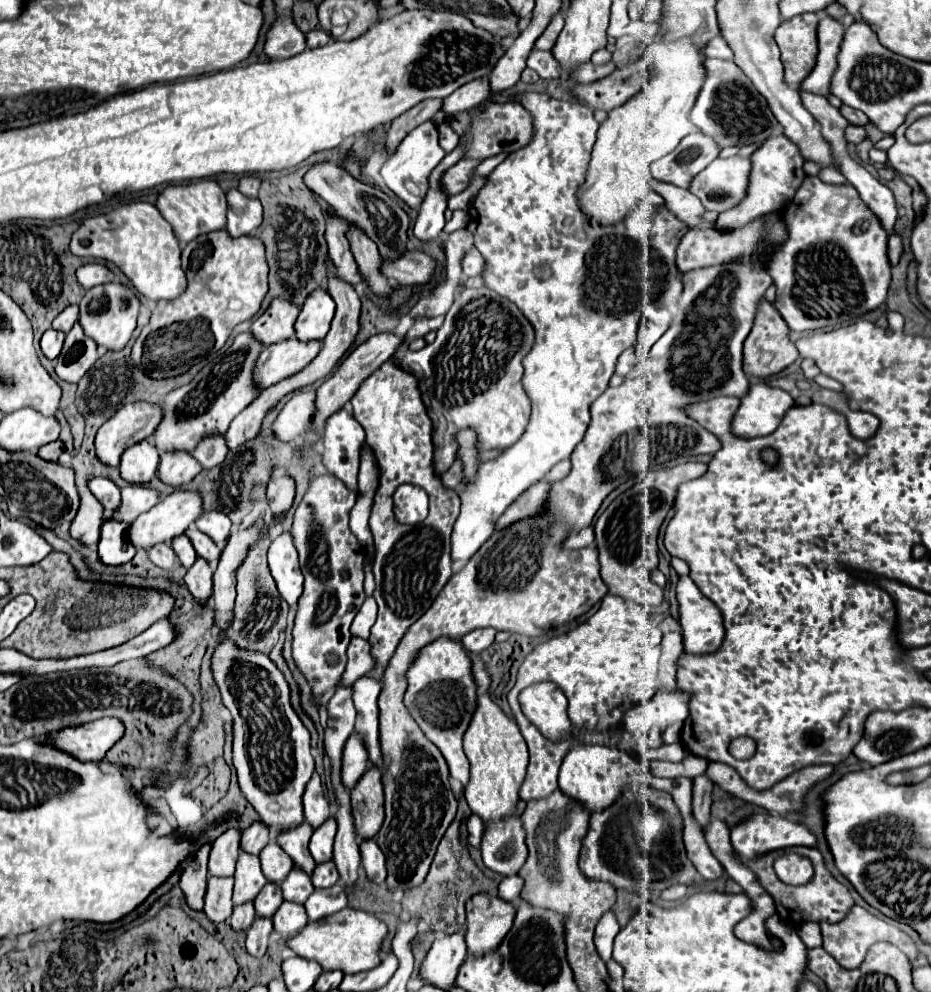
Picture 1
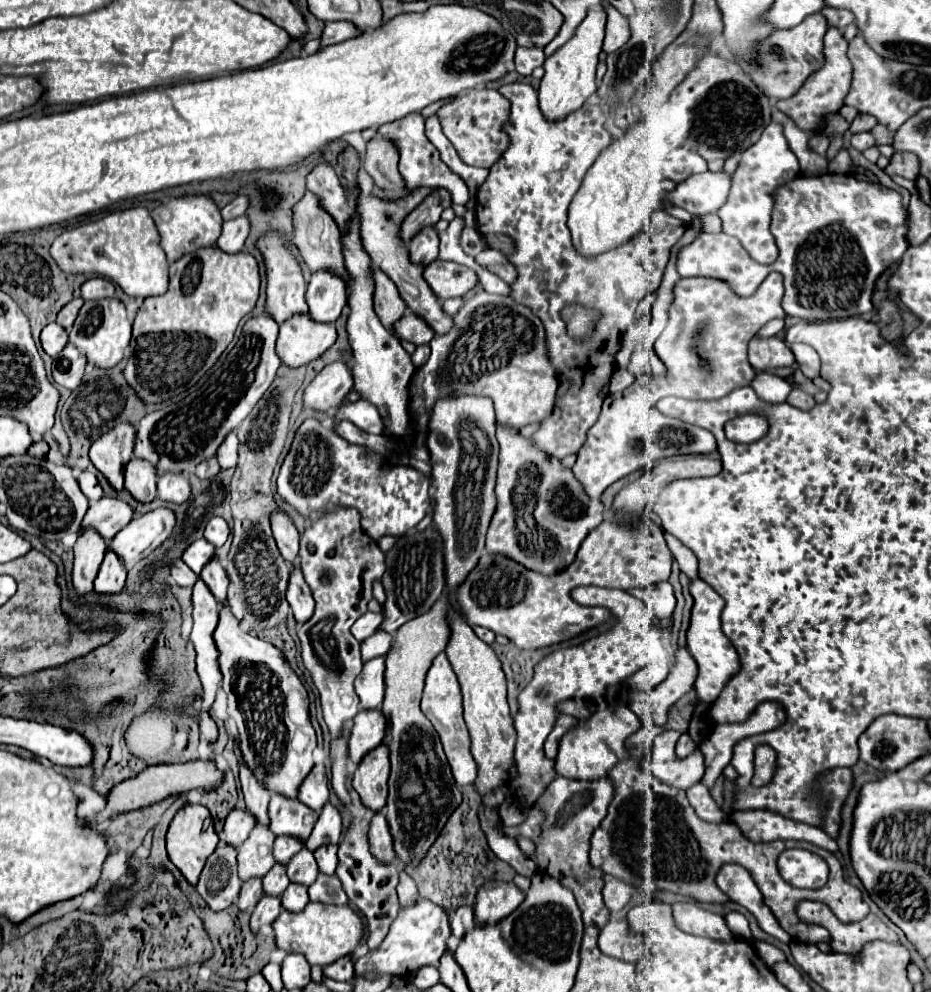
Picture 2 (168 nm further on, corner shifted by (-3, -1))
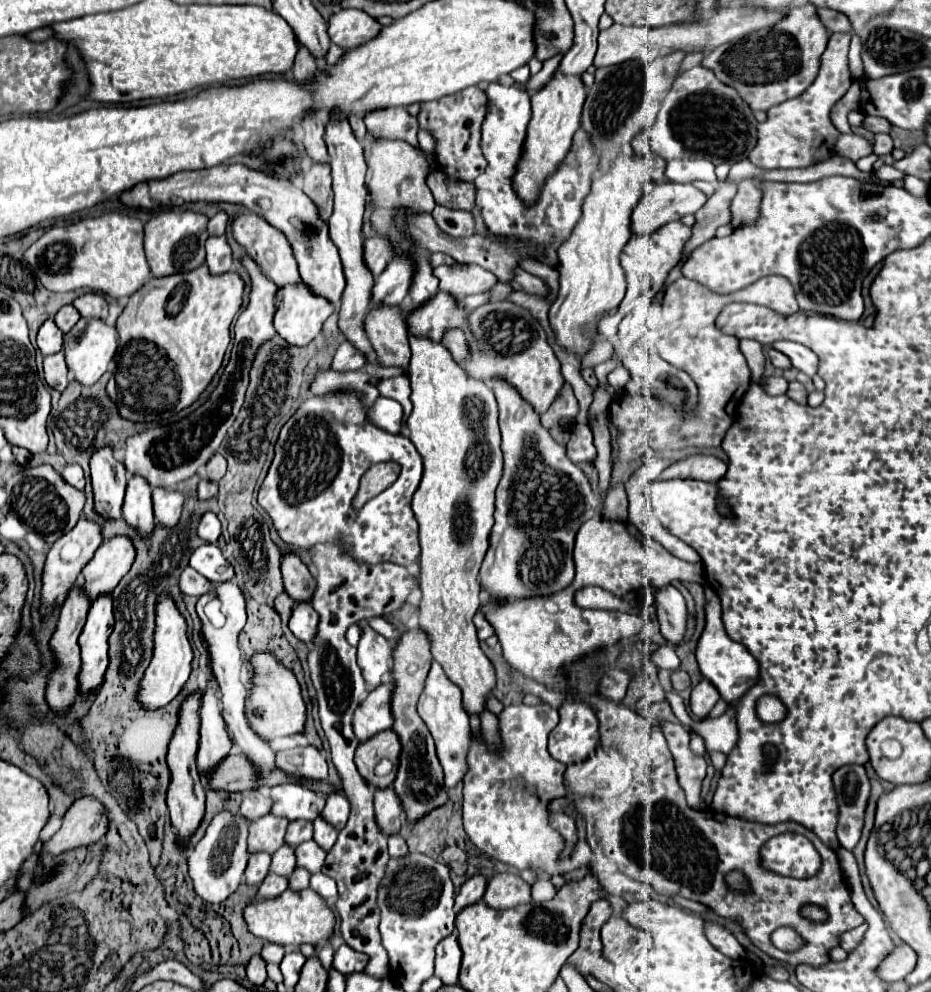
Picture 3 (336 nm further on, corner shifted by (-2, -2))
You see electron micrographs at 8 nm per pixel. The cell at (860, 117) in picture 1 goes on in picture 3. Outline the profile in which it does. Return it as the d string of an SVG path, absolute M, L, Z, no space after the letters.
M866 116L864 118L864 122L862 122L862 126L866 128L866 130L870 130L870 132L888 132L890 130L890 122L886 122L884 118L878 118L878 116Z

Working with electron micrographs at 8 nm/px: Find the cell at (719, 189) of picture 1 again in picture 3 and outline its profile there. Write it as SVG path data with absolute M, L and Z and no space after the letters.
M664 184L646 192L632 214L636 234L654 234L660 226L698 212L708 196L692 184Z

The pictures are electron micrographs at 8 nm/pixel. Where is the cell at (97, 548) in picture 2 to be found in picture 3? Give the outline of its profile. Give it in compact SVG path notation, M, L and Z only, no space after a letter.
M76 582L62 608L60 608L60 620L58 620L58 626L56 626L56 632L50 640L50 646L56 654L56 660L58 660L58 668L56 672L52 672L50 676L50 682L48 682L48 690L46 690L46 702L50 704L52 710L66 710L72 702L74 702L74 696L76 696L76 686L78 686L78 672L80 672L80 646L78 646L78 636L84 628L84 622L86 622L86 614L88 614L88 608L90 608L90 598L86 598L84 590L82 590L82 584Z

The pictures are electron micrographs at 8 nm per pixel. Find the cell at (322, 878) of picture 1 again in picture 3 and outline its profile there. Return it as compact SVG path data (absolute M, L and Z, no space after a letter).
M316 818L314 820L314 842L322 848L322 850L326 850L326 852L330 852L332 850L332 846L336 844L336 830L330 826L330 824L326 824L322 818Z

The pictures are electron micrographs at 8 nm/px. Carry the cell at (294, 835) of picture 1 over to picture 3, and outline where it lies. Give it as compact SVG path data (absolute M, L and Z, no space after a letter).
M278 784L268 790L268 796L272 798L272 810L270 814L286 818L288 822L294 820L308 820L314 822L322 808L324 808L324 796L316 794L308 786L300 784Z

